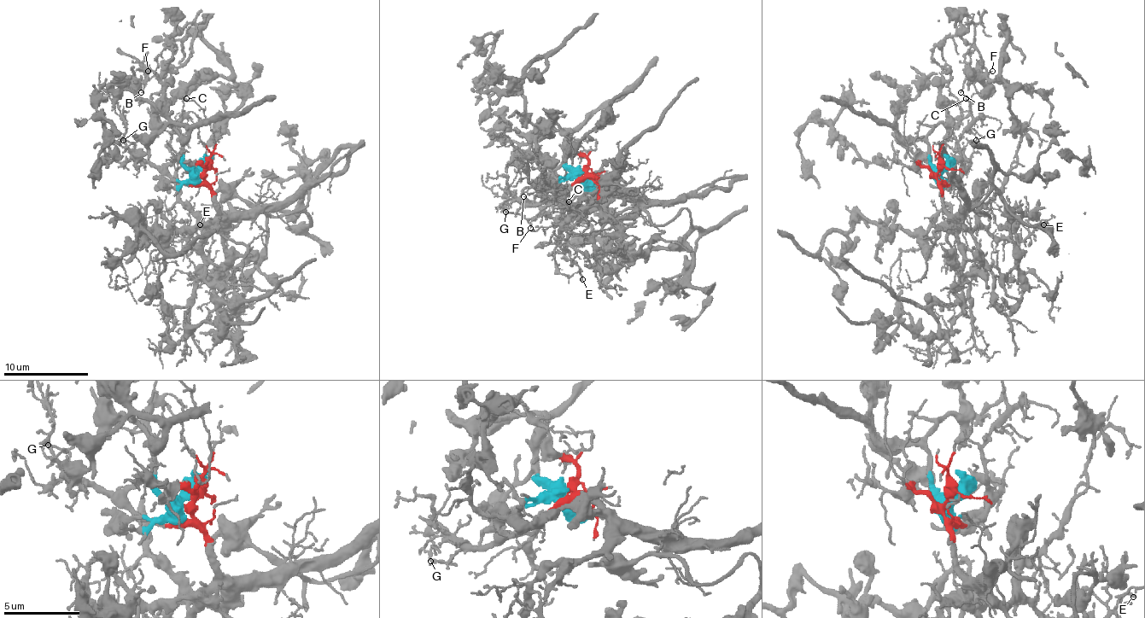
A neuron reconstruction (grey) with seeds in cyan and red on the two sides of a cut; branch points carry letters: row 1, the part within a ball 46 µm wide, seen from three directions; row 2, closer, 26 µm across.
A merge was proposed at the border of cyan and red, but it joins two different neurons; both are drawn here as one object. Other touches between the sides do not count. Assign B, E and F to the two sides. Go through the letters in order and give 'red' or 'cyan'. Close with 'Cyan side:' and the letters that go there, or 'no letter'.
B: cyan
E: red
F: cyan
Cyan side: B, F

